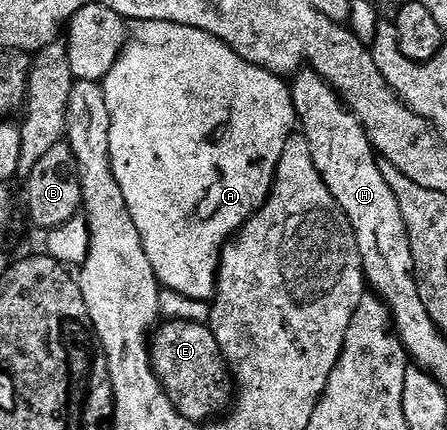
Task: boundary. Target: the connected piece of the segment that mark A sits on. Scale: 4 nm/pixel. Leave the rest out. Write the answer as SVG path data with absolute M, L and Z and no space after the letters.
M147 20L132 23L131 33L125 47L121 49L119 60L115 60L115 68L111 68L103 85L107 96L107 112L111 116L109 133L111 168L119 188L123 188L123 200L127 200L131 220L135 220L135 228L139 228L147 260L151 260L151 268L155 268L155 276L164 289L179 292L179 296L187 296L191 300L212 303L217 292L217 270L221 267L221 249L245 225L245 221L264 206L273 188L273 178L277 175L279 156L283 156L283 144L287 144L287 140L298 129L299 123L290 83L280 74L273 74L270 70L264 70L243 60L243 56L239 56L227 44L223 44L223 40L199 28Z

